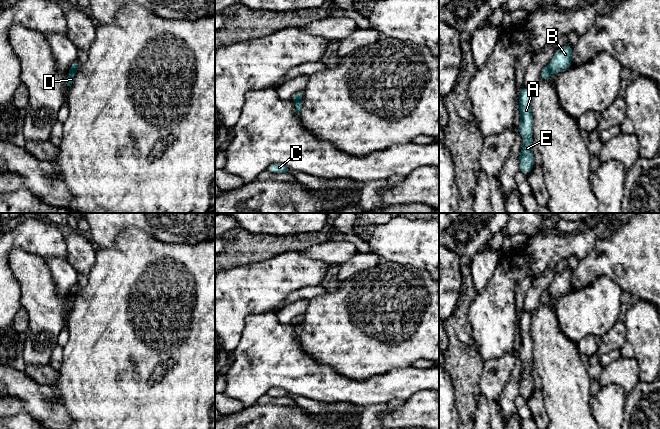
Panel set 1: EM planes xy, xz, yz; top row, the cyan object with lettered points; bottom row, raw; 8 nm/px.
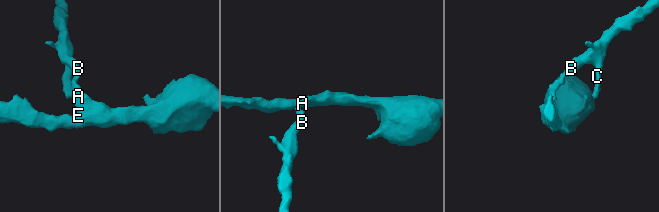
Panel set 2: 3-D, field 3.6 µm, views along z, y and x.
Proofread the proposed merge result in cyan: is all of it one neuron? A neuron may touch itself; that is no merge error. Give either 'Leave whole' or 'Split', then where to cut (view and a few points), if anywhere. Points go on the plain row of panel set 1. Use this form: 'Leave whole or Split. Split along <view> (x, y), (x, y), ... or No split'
Split. Split along xy (69, 293), (76, 295)

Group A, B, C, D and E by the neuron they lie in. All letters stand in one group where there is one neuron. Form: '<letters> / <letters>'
A D E / B C

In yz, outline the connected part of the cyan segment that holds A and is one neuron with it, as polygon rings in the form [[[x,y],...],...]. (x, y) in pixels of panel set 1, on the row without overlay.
[[[522,311],[519,317],[520,347],[518,357],[524,362],[524,370],[519,378],[520,395],[527,400],[534,390],[532,377],[533,340],[531,335],[531,322],[533,313]]]

